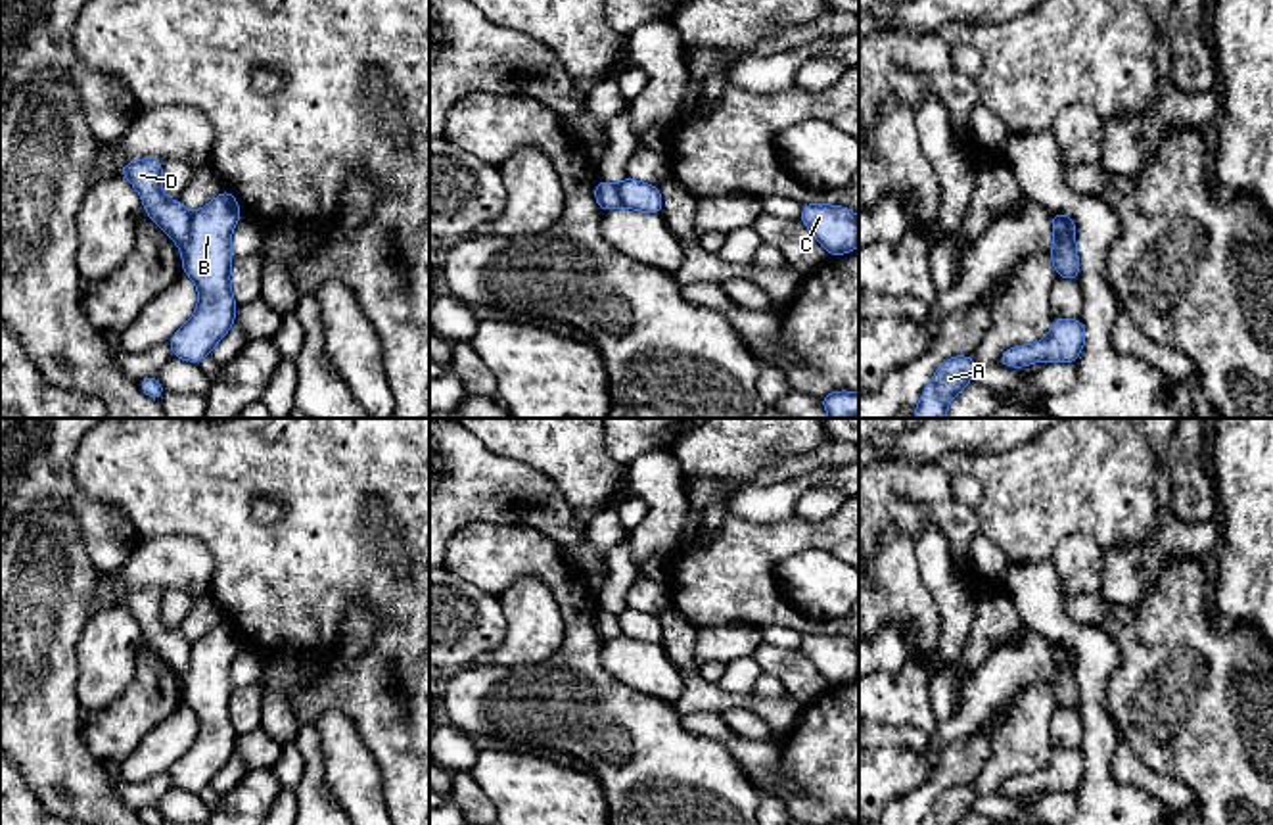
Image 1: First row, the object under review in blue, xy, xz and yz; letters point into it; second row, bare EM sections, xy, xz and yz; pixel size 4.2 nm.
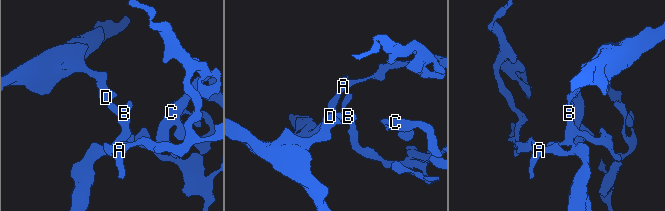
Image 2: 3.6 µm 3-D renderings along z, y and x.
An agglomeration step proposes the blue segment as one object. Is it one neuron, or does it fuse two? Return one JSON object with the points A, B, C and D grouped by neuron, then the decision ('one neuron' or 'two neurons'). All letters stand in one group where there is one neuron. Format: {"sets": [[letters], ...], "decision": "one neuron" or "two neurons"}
{"sets": [["A", "B", "C"], ["D"]], "decision": "two neurons"}

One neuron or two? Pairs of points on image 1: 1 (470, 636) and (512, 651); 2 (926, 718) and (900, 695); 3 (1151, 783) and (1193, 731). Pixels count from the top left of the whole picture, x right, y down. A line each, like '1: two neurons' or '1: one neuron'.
1: two neurons
2: one neuron
3: two neurons

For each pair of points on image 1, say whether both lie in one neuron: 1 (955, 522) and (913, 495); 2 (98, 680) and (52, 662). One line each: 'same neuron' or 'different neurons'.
1: same neuron
2: different neurons

